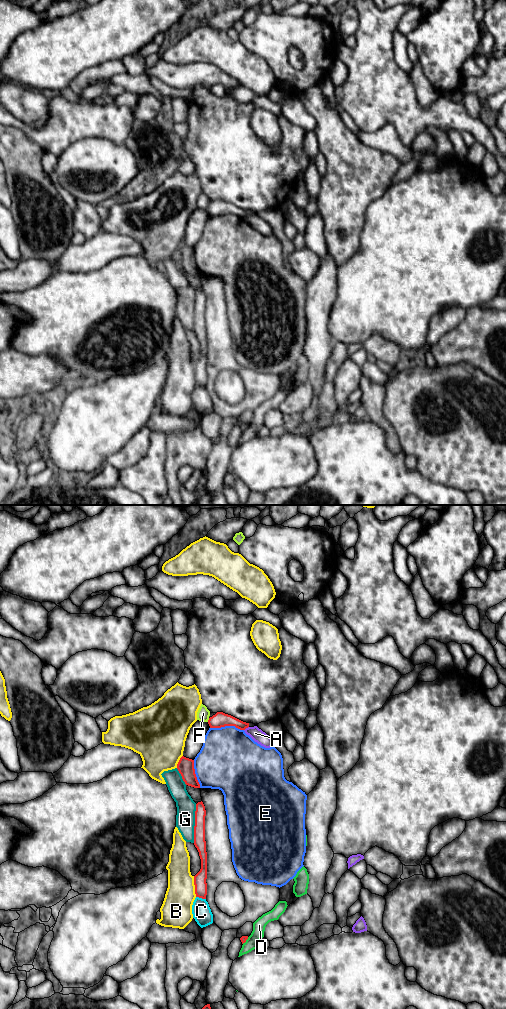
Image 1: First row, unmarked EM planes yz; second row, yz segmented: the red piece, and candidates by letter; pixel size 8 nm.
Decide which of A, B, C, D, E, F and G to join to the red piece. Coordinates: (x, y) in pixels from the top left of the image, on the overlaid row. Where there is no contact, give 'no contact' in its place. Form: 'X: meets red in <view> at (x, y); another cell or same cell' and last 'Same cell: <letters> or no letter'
A: meets red in yz at (246, 727); another cell
B: meets red in yz at (195, 886); another cell
C: meets red in yz at (201, 897); another cell
D: meets red in yz at (245, 941); another cell
E: meets red in yz at (227, 725); another cell
F: meets red in yz at (208, 720); another cell
G: meets red in yz at (195, 823); another cell
Same cell: no letter

